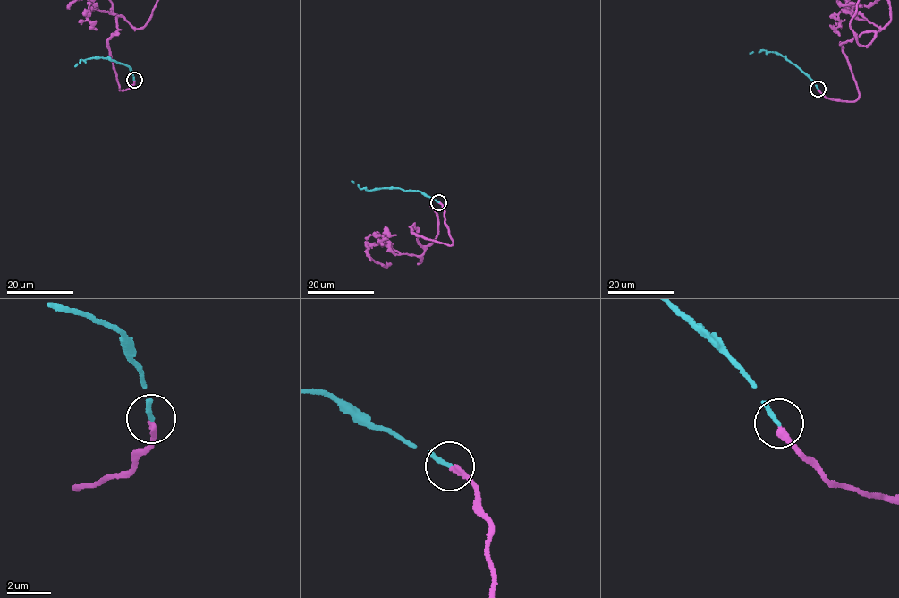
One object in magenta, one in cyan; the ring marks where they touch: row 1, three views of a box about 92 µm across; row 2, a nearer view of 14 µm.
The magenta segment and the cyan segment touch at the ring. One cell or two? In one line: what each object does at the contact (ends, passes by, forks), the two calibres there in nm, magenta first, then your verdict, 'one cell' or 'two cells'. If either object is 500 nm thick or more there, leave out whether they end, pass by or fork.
magenta ends there; cyan ends there; 240 nm thick on the magenta side, 200 nm on the other; two cells

